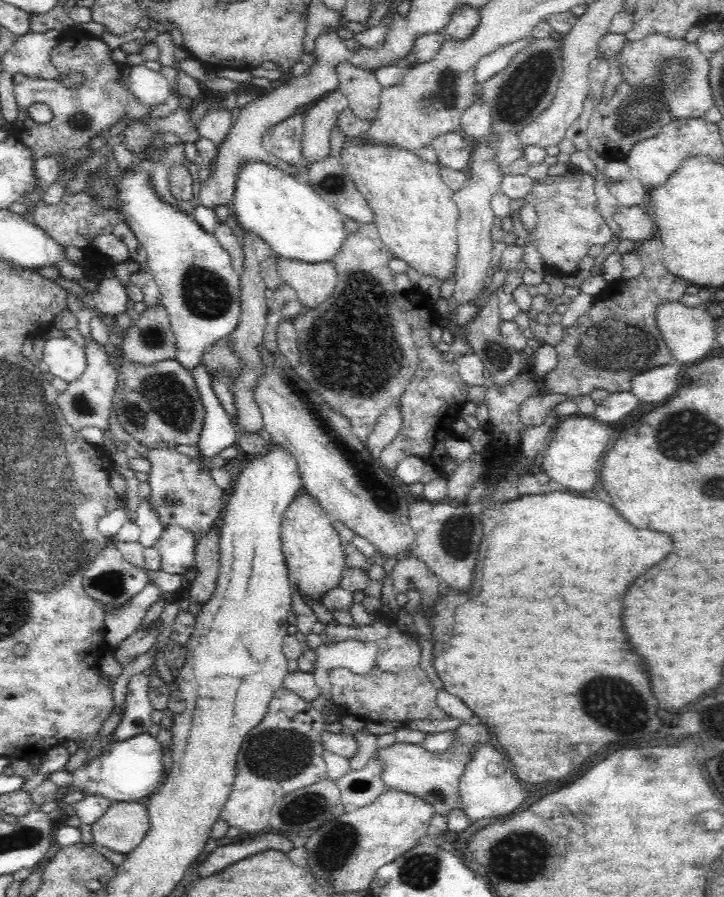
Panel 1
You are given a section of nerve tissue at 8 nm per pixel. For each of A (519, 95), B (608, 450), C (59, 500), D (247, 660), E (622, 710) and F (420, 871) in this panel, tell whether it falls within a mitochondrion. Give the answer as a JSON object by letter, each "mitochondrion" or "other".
{"A":"mitochondrion","B":"other","C":"mitochondrion","D":"other","E":"mitochondrion","F":"mitochondrion"}

